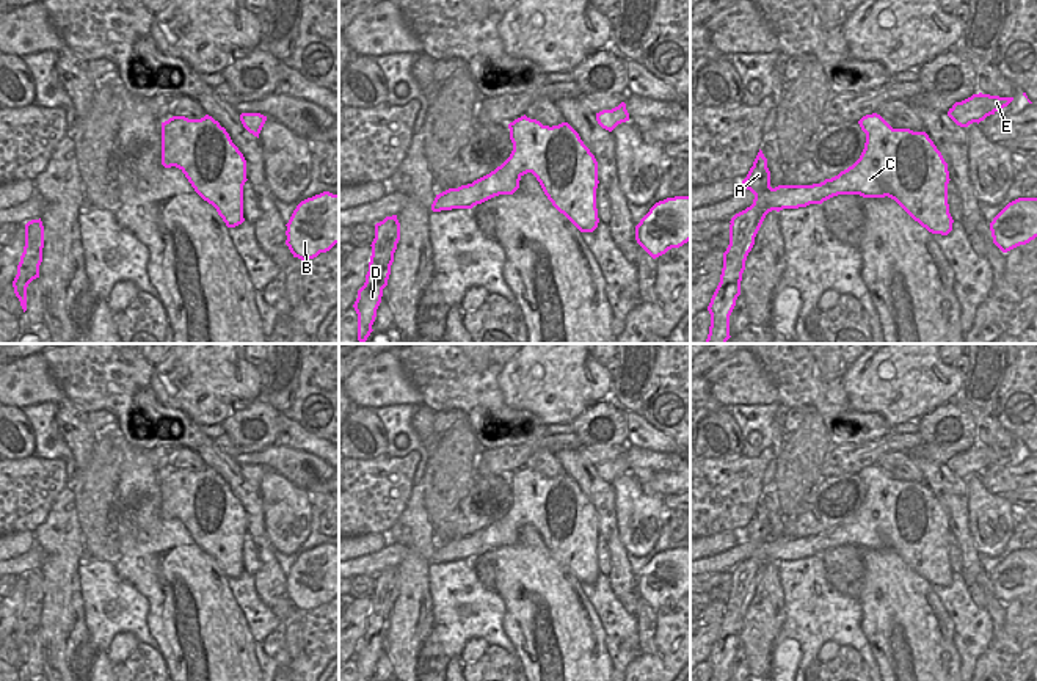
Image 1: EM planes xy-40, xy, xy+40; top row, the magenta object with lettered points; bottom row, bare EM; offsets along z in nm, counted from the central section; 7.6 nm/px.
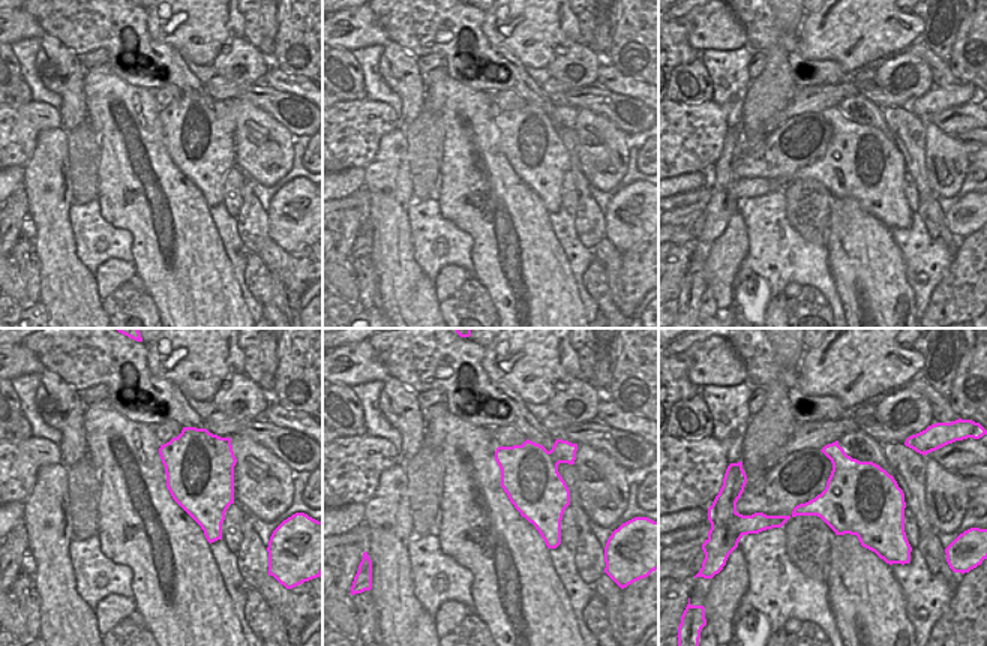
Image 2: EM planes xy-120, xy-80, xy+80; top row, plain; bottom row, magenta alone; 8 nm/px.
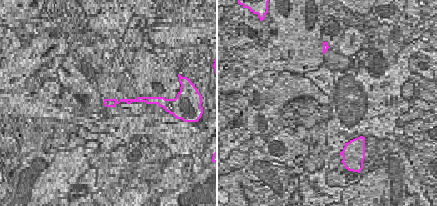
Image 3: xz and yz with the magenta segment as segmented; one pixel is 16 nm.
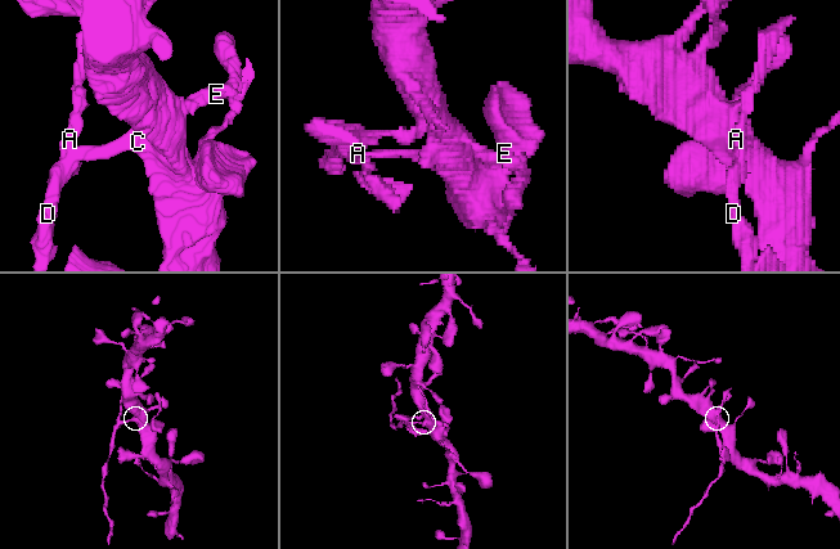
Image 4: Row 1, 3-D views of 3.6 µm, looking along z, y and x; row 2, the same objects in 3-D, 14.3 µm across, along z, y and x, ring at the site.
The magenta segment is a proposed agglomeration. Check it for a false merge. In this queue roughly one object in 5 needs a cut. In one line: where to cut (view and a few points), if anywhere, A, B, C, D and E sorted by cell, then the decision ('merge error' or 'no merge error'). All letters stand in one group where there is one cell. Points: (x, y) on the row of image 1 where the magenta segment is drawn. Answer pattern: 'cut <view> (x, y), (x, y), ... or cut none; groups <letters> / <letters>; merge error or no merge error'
cut xy+40 (821, 182), (835, 195); groups A D / B C E; merge error

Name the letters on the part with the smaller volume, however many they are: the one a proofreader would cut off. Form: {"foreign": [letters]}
{"foreign": ["A", "D"]}

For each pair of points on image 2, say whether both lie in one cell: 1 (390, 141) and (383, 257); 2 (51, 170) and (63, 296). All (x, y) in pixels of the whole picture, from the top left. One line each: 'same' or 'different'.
1: same
2: same

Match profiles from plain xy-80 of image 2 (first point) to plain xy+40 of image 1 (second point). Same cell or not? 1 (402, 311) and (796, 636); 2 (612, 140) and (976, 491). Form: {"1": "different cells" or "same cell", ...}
{"1": "different cells", "2": "same cell"}

